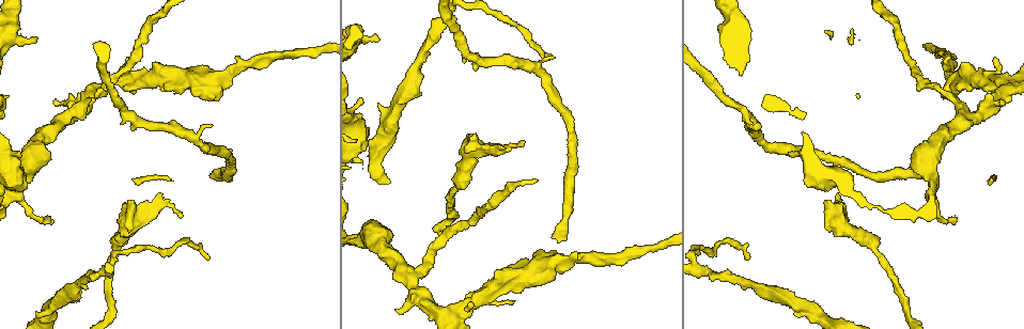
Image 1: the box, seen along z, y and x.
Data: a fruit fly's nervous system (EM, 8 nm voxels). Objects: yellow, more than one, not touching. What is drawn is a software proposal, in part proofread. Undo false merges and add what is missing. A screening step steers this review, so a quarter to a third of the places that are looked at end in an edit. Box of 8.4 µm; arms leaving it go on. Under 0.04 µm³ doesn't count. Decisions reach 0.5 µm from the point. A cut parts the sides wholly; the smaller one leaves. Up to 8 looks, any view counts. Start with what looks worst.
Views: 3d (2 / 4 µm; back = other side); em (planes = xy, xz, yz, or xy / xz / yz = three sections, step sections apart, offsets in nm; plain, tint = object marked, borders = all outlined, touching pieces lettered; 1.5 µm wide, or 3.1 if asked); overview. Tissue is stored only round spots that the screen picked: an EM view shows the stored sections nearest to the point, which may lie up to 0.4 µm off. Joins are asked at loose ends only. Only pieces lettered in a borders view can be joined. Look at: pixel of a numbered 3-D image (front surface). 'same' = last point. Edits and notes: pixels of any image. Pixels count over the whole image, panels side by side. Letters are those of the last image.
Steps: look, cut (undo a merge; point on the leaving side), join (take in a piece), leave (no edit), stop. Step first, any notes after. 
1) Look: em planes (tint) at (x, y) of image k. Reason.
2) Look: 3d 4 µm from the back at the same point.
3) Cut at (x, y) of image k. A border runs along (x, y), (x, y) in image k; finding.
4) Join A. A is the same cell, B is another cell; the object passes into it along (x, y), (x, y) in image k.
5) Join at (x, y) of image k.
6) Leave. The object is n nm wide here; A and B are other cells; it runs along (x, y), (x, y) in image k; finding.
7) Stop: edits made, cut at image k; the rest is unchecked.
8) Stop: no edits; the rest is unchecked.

Look: 3d 4 µm at (216, 180) of image 1. Branch stops here.

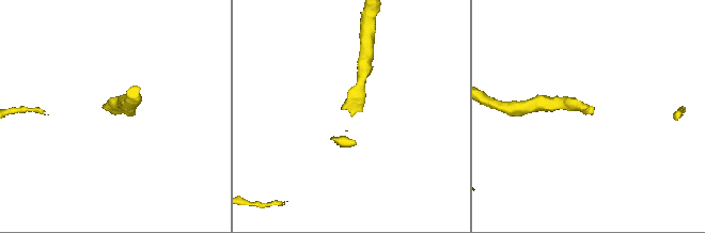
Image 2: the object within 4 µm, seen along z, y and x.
Look: em planes (borders) at (111, 113) of image 2.

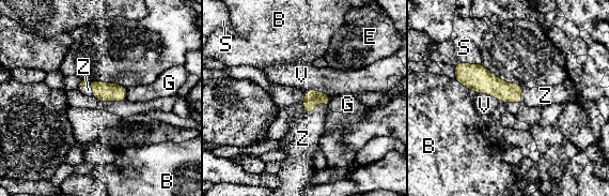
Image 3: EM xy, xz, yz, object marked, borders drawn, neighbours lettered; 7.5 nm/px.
Join Z. The longest contact is with Z, 200 nm; Z is the same cell, B, E, G, S and V are other cells; it goes on there.

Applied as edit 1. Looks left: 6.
Look: 3d 2 µm at (396, 309) of image 1. Free end.

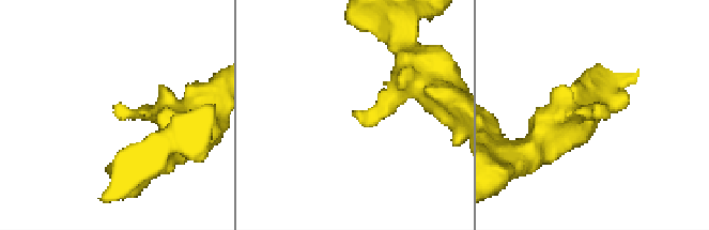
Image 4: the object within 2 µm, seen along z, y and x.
Look: em planes (borders) at (601, 105) of image 4. Now the EM.

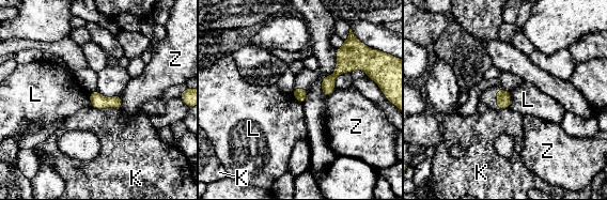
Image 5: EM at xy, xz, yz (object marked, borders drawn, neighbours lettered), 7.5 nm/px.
Leave. K, L and Z are other cells; a border runs along (511, 92), (511, 105), (509, 107) in image 5; no lettered piece goes on from it.

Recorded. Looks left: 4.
Look: 3d 4 µm at (541, 249) of image 1. Stops while still wide.

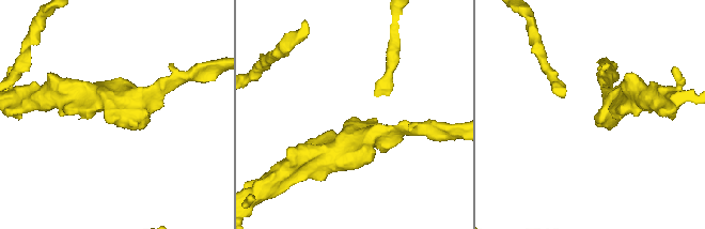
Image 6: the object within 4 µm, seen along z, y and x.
Look: em planes (borders) at (352, 119) of image 6. Need the tissue.

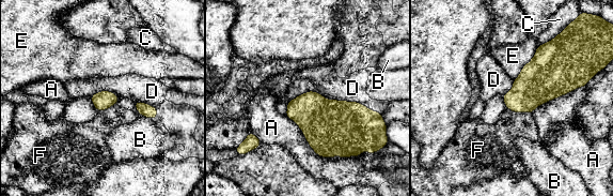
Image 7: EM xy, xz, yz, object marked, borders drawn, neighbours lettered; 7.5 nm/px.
Leave. A, B, C, D, E and F are other cells; no lettered piece goes on from it.

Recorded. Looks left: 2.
Stop: edits made, join at image 3; the rest is unchecked.

